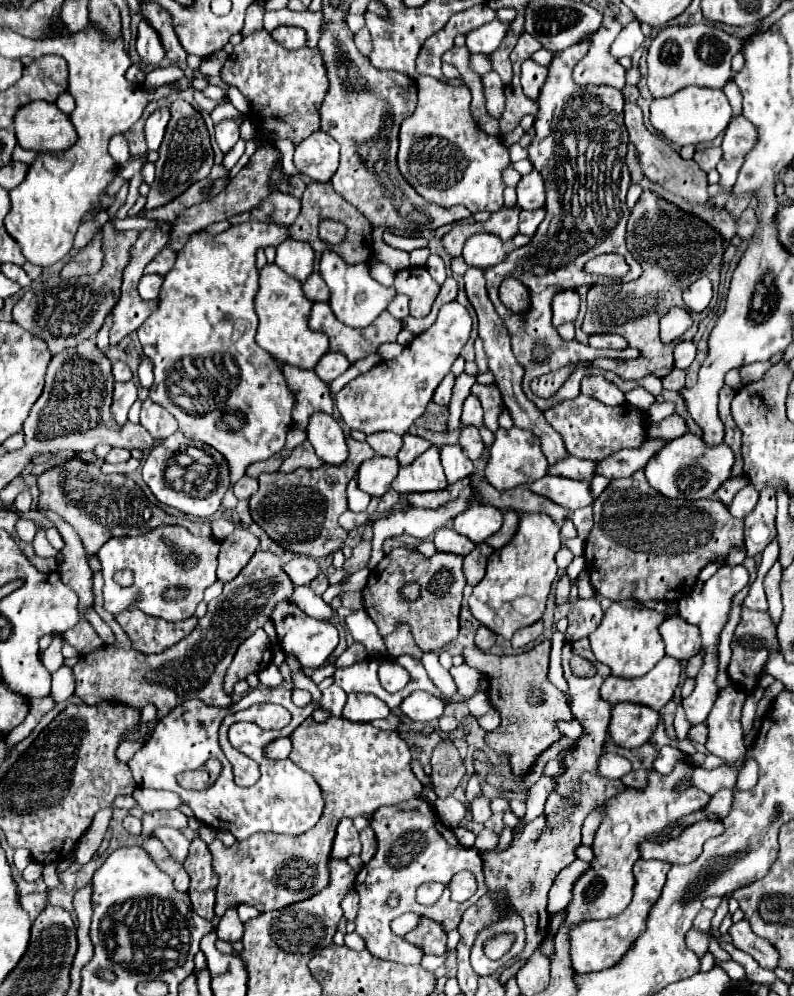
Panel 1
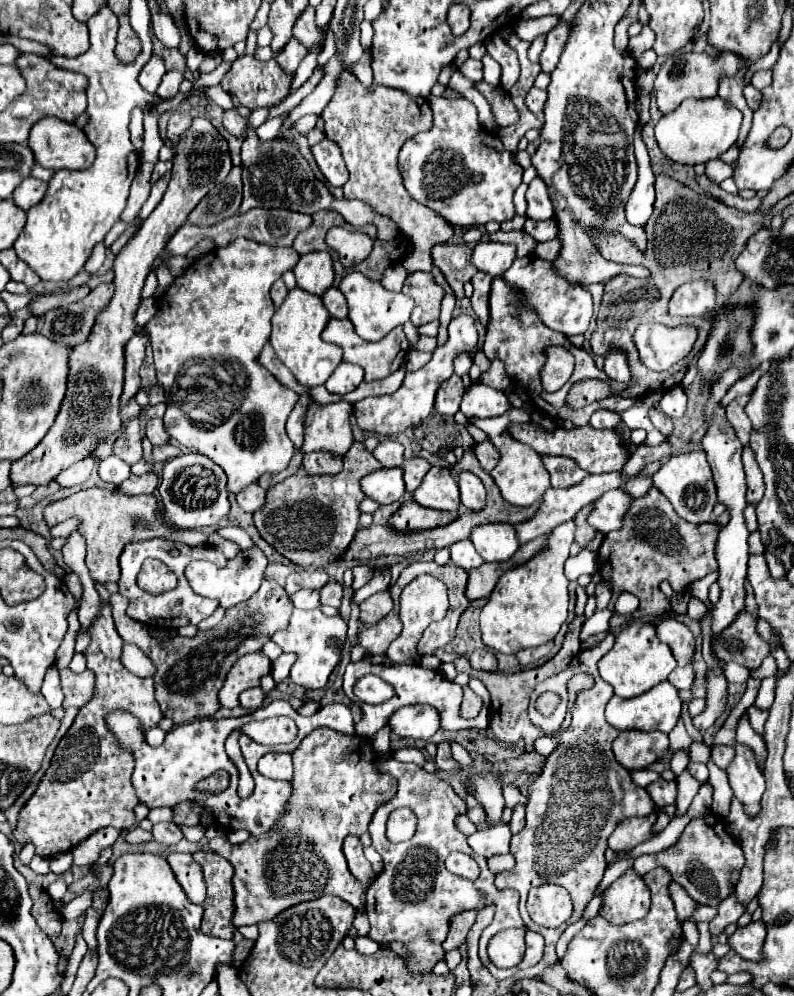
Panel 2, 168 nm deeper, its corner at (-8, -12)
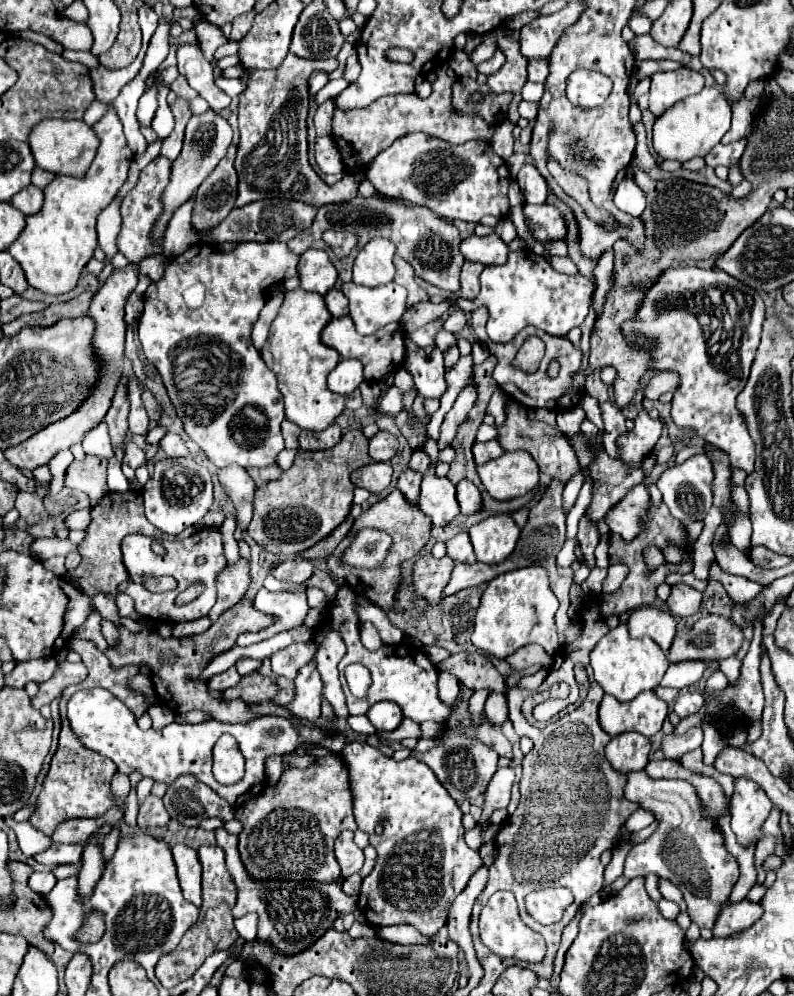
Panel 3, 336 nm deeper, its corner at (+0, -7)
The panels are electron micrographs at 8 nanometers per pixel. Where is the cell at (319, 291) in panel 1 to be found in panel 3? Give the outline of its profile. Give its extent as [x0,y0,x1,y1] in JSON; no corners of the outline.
[324,288,348,318]

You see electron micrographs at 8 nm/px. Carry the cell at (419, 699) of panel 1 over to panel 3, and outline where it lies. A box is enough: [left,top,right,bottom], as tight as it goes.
[366,702,402,730]

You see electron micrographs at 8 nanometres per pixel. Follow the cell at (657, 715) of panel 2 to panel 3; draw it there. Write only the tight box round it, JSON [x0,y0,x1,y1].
[598,692,668,738]

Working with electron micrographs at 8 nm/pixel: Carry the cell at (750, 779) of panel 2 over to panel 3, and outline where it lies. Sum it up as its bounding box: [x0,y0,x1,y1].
[730,778,772,848]

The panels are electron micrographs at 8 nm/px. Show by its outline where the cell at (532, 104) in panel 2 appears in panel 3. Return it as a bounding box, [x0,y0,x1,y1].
[518,100,538,122]

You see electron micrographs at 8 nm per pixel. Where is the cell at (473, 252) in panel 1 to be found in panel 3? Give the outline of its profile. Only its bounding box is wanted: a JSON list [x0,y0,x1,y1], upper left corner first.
[460,232,510,266]

